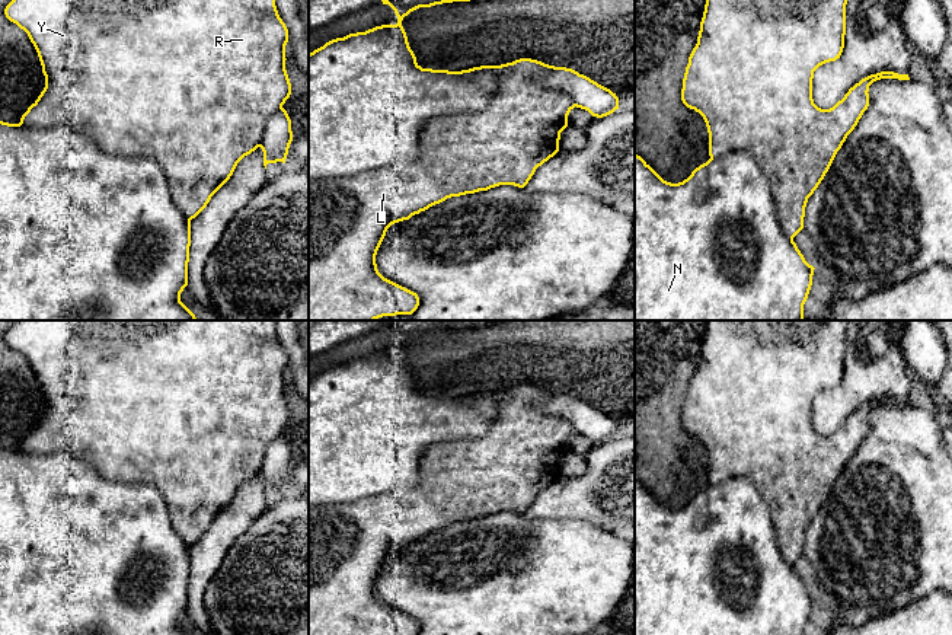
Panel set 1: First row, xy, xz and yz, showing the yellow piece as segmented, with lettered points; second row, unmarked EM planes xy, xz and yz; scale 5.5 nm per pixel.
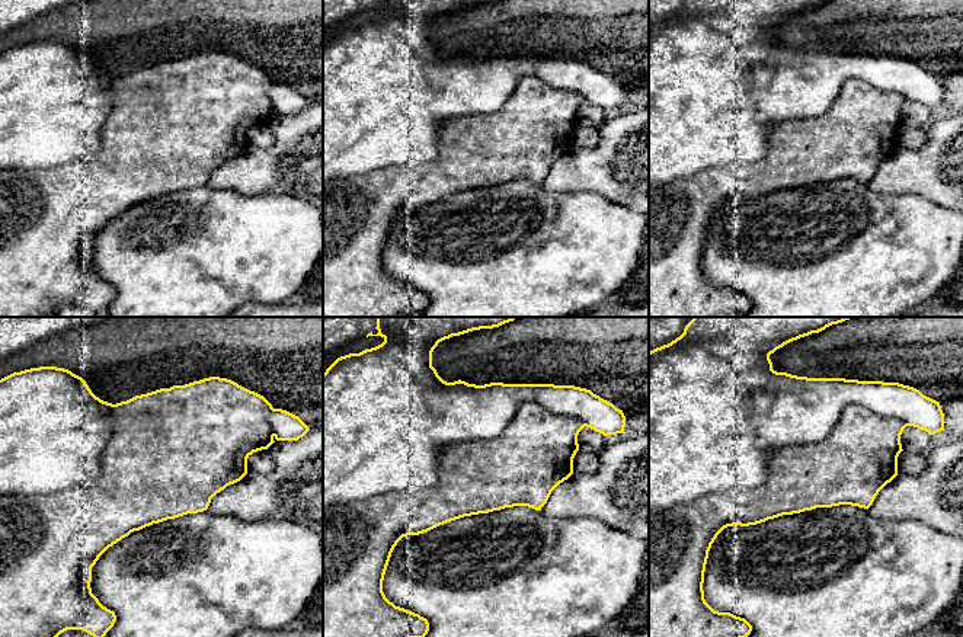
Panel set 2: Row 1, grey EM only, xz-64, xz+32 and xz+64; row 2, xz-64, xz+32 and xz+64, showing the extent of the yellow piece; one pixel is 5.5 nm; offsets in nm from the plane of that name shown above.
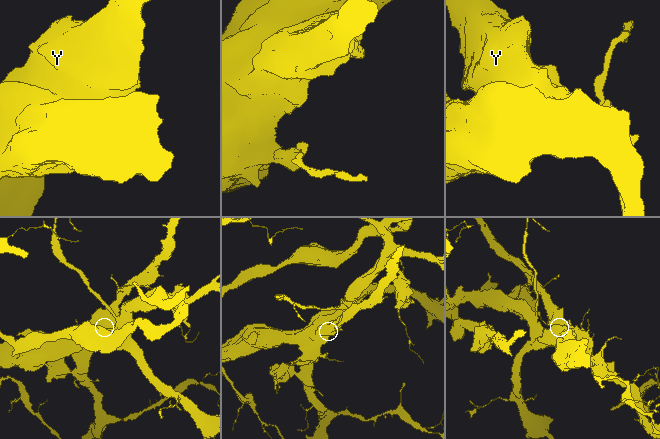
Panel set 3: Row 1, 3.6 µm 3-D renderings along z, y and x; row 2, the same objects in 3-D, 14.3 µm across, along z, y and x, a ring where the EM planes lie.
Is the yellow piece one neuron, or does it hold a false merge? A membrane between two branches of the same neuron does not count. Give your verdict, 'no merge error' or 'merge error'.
merge error

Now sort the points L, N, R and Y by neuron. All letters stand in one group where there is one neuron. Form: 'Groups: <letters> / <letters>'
Groups: L R Y / N

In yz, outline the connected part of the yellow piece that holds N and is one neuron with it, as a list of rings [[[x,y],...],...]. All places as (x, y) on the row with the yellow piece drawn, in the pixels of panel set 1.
[[[734,150],[709,159],[678,184],[664,181],[640,156],[635,154],[635,320],[804,320],[814,267],[809,265],[793,239],[783,232],[770,182],[755,159]]]

